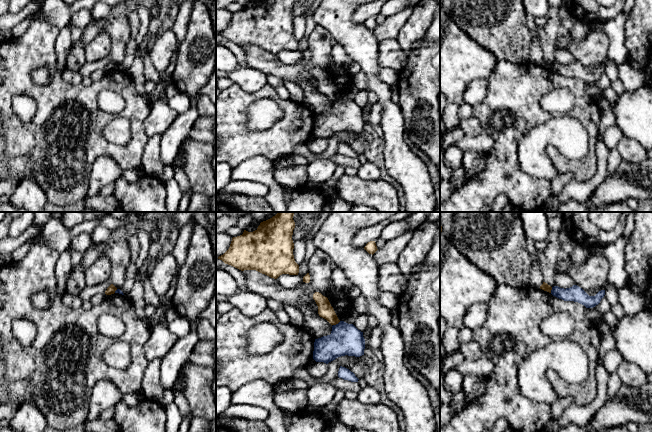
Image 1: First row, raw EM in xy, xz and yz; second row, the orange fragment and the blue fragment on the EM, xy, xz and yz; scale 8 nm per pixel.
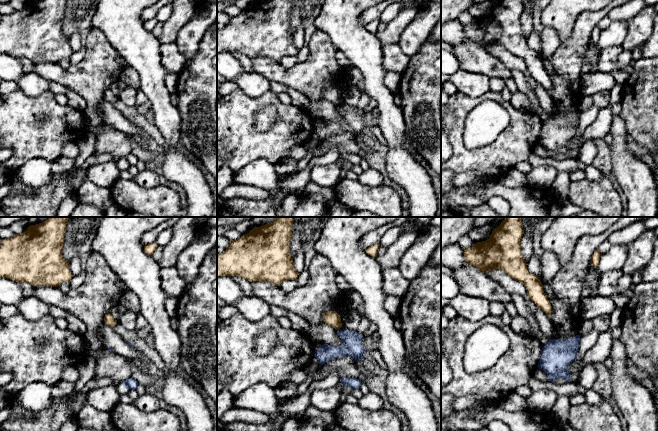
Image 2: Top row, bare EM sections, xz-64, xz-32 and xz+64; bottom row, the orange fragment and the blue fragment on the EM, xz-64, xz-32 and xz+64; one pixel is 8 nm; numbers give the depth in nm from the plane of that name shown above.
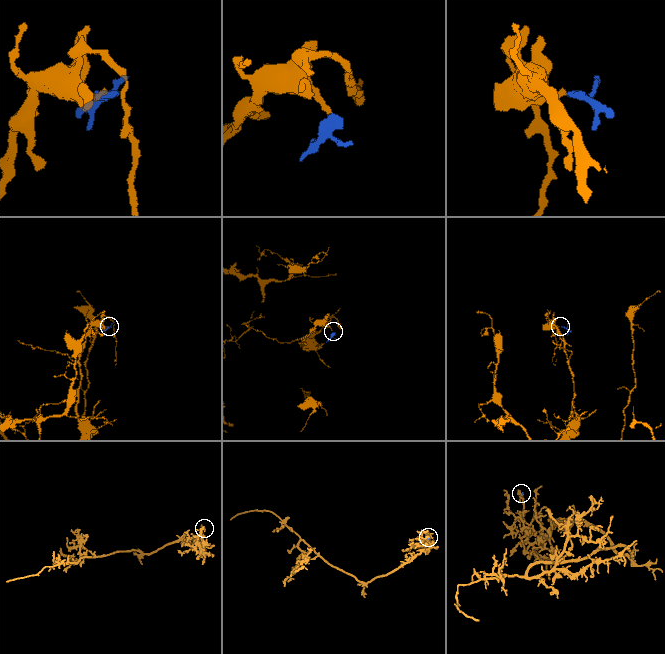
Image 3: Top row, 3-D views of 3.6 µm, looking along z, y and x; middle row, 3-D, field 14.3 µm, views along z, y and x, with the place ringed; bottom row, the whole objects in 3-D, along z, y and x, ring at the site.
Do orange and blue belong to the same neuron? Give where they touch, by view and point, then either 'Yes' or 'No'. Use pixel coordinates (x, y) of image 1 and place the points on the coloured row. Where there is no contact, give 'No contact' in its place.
Touches orange at xz (336, 323). No

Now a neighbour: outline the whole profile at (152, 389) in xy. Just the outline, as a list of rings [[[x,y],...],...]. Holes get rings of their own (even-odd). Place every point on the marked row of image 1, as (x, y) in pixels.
[[[154,359],[148,362],[142,380],[141,391],[145,399],[159,402],[164,394],[160,376],[161,359]]]

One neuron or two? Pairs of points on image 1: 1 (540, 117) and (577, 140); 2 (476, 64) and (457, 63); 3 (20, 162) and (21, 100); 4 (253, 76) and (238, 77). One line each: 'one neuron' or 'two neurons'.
1: two neurons
2: one neuron
3: two neurons
4: one neuron

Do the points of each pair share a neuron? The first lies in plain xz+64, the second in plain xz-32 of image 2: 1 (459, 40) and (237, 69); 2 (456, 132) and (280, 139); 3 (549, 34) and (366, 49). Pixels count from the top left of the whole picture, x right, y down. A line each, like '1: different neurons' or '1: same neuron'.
1: different neurons
2: same neuron
3: different neurons

